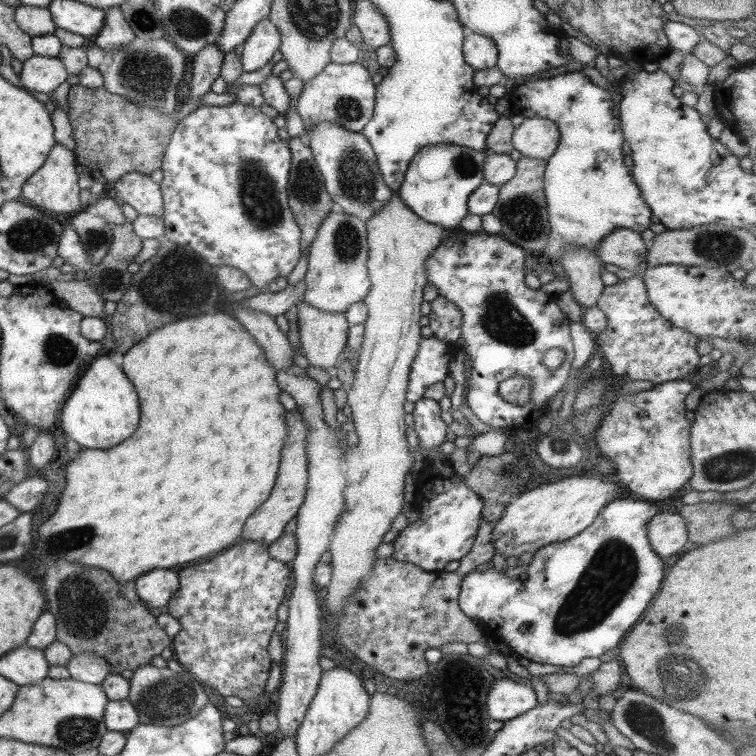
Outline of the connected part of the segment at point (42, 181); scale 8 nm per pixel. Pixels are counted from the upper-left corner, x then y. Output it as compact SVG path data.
M54 143L42 166L38 167L38 170L35 170L34 174L31 174L30 178L26 180L26 184L22 187L20 201L38 207L54 217L67 212L68 214L81 212L85 207L80 202L81 189L78 187L76 166L75 154L62 144Z

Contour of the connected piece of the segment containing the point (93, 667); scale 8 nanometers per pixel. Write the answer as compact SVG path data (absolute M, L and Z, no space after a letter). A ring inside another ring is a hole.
M90 653L73 654L66 667L73 679L97 685L102 684L111 673L110 665L104 657Z

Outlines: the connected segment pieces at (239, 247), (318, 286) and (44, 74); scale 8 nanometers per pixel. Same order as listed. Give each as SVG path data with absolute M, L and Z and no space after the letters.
M234 101L233 104L226 106L202 105L191 111L178 122L175 131L171 134L169 146L165 150L161 170L163 180L159 184L163 196L165 222L165 237L179 245L186 245L200 256L203 256L208 264L214 268L220 266L230 266L246 274L252 286L260 290L260 293L268 290L268 282L274 278L284 276L287 278L294 270L301 256L301 230L295 221L294 213L288 204L287 185L289 184L289 174L291 169L291 150L287 141L280 139L278 127L273 118L262 113L260 107L242 104Z
M333 202L330 212L320 223L315 239L309 246L308 271L304 278L304 302L330 314L345 314L348 306L363 302L371 288L366 267L368 255L367 224Z
M36 54L23 62L19 76L28 92L53 93L68 78L68 72L58 57L43 57Z

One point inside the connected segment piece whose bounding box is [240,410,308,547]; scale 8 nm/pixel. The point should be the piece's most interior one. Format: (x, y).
(266, 525)

